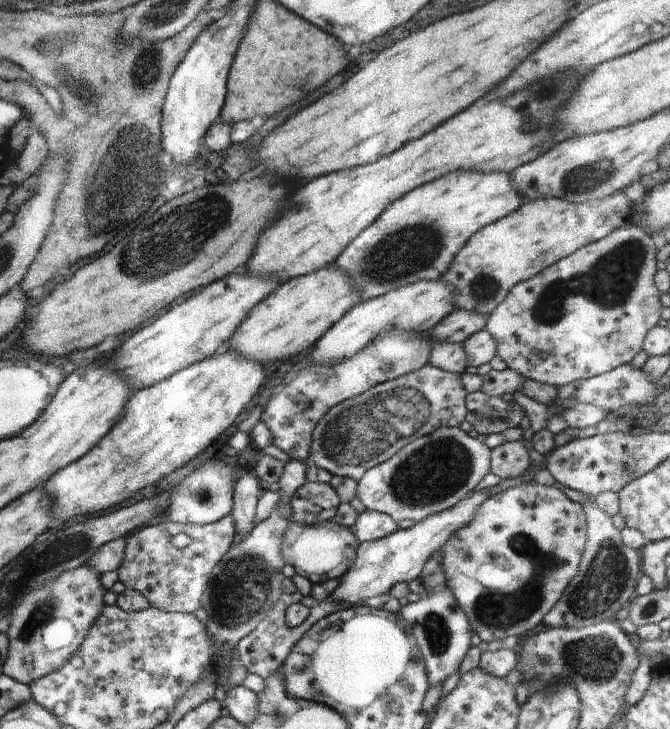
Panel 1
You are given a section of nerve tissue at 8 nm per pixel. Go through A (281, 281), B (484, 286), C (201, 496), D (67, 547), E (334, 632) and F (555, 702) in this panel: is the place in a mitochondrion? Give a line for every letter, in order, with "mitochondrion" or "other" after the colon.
A: other
B: mitochondrion
C: mitochondrion
D: mitochondrion
E: other
F: mitochondrion

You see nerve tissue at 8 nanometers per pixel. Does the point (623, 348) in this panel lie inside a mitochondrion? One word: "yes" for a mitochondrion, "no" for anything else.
no

